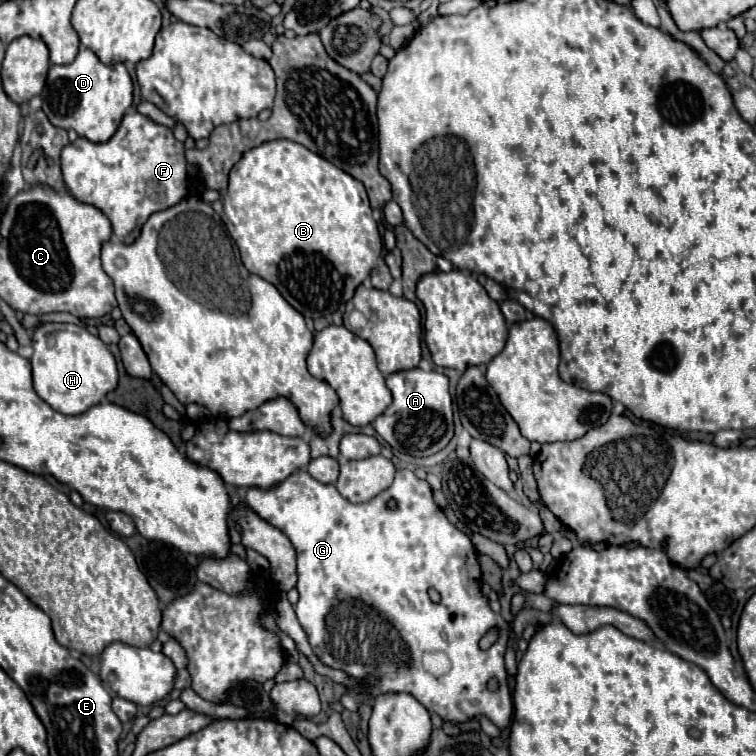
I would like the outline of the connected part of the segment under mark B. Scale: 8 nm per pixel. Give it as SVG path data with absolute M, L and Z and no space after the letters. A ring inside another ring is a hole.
M289 139L267 141L249 149L233 165L222 203L223 221L241 251L243 265L249 273L273 283L287 303L305 319L319 319L335 313L353 297L355 287L369 277L383 255L382 236L371 215L363 183Z

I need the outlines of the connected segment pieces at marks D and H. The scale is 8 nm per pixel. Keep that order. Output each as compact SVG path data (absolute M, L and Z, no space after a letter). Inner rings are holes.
M81 47L69 65L53 65L43 89L43 111L55 127L75 129L93 143L105 143L117 131L125 111L131 105L133 83L123 63L103 65L93 51Z
M47 323L33 337L33 385L41 399L65 415L81 415L117 387L117 365L107 345L85 327Z

